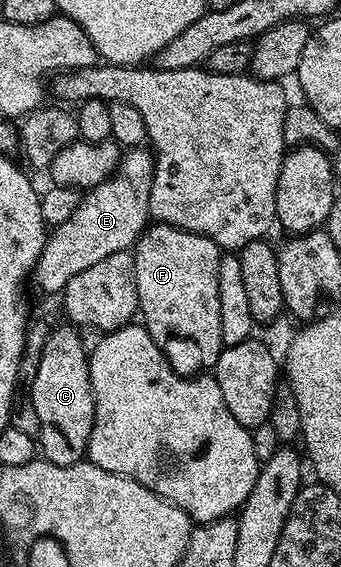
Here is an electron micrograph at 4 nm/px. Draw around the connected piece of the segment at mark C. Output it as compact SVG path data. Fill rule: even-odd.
M53 326L48 333L46 349L30 381L32 404L38 413L38 451L54 465L74 465L88 454L88 442L94 425L96 402L88 372L89 352L80 344L81 332L75 326Z

